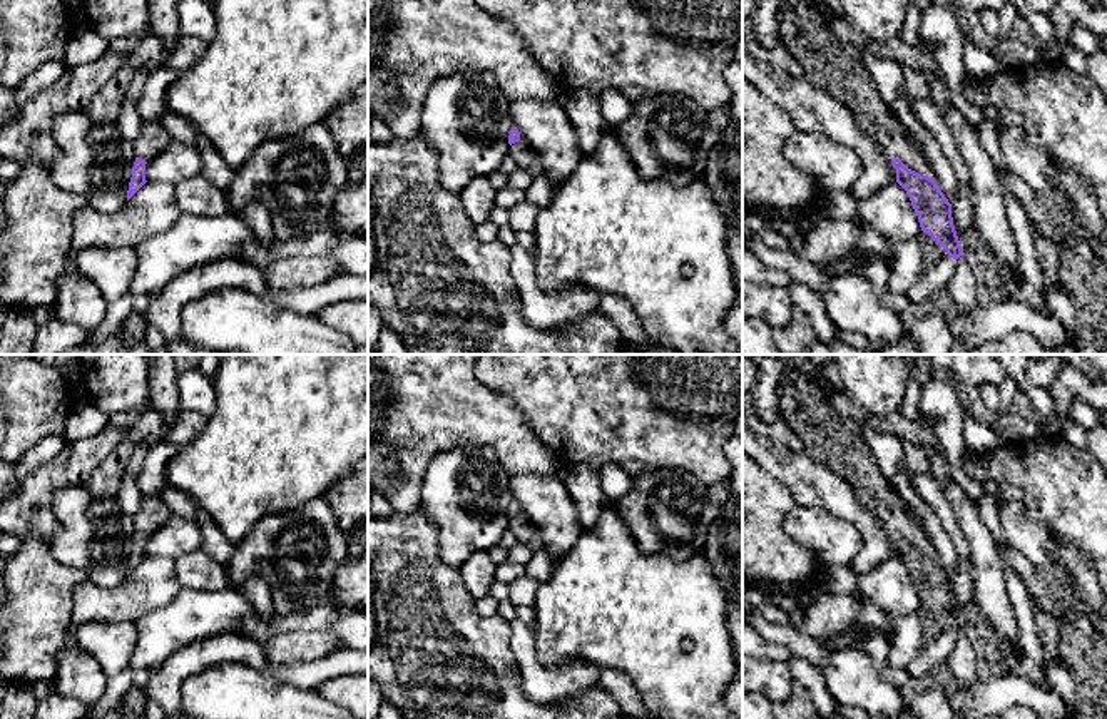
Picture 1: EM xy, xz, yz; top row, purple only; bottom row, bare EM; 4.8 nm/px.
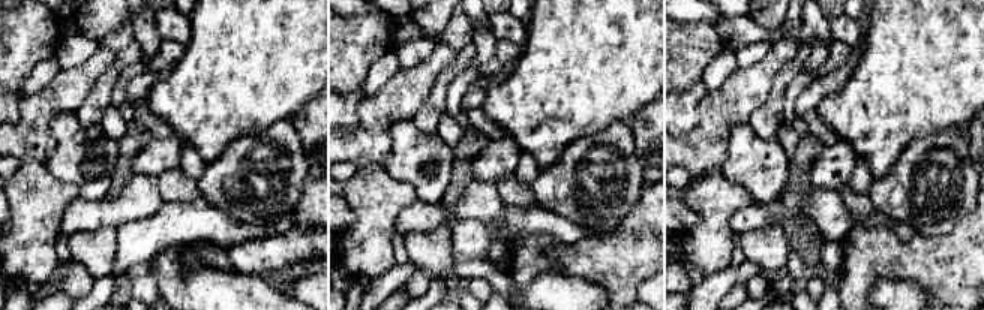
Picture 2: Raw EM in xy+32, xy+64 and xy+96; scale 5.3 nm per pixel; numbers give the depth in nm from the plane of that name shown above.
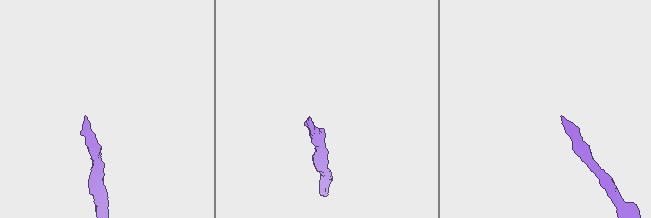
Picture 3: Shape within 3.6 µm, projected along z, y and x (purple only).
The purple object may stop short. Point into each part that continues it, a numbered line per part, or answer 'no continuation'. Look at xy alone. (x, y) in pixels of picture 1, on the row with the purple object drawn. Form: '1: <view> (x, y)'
1: xy (153, 139)

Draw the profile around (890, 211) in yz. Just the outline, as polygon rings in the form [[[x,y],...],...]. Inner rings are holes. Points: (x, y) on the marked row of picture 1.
[[[896,181],[858,201],[858,216],[860,222],[893,241],[911,241],[921,232],[911,201]]]

